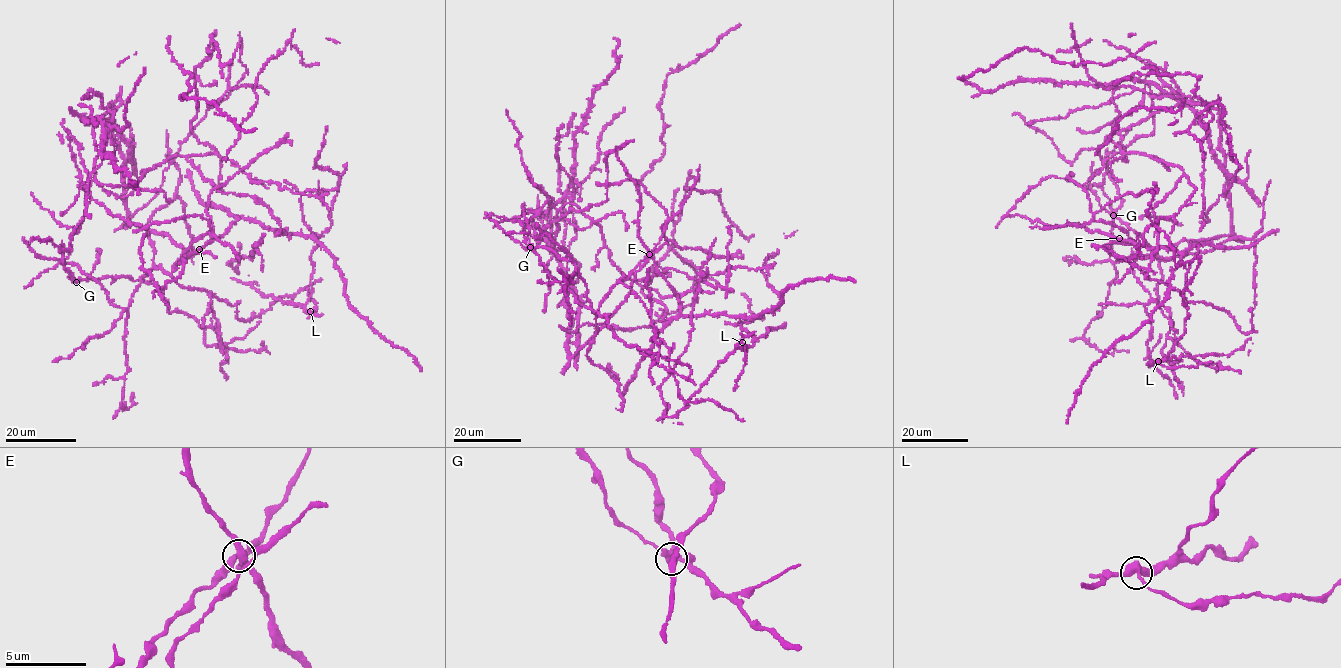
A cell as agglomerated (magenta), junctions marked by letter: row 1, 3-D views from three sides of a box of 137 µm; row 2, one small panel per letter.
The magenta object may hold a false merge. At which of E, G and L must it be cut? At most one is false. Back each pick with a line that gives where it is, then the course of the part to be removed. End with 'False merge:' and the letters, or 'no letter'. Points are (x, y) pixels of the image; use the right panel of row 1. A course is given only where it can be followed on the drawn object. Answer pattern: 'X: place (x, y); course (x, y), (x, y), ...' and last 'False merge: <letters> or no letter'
G: place (1113, 215); course (1112, 215), (1101, 207), (1091, 188), (1089, 178), (1092, 175), (1092, 161)
False merge: G

